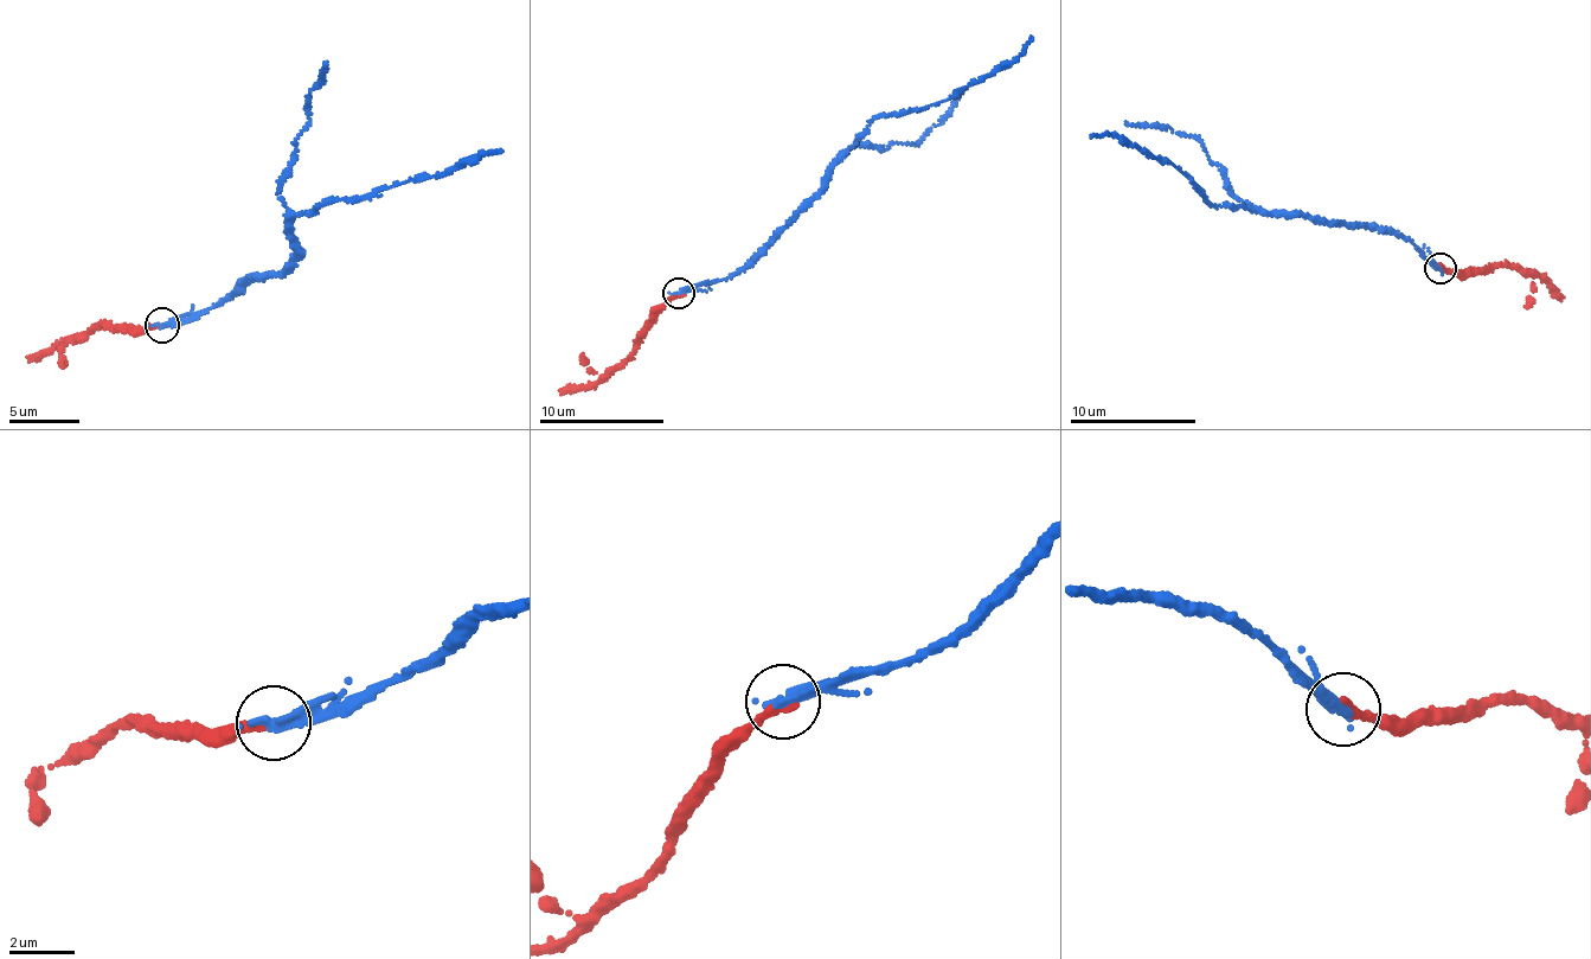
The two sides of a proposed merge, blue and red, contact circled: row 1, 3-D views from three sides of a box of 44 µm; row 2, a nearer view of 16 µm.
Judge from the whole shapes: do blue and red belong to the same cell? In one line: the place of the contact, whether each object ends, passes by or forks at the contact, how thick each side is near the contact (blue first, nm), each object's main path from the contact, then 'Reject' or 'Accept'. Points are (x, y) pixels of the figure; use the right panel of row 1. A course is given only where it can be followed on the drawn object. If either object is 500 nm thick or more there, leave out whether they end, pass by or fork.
Place: (1441, 268). At the ring blue ends. At the ring red ends. Thickness 440 nm (blue) against 280 nm. Course of blue: (1441, 267), (1398, 234), (1232, 204), (1216, 206), (1165, 158), (1115, 132), (1090, 138). Course of red: (1442, 268), (1462, 279), (1507, 264), (1539, 276), (1560, 300). Accept

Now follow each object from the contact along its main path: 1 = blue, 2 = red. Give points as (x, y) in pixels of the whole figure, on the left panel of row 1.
1: (164, 324), (232, 299), (248, 280), (289, 269), (295, 217), (500, 153)
2: (160, 325), (133, 334), (98, 326), (29, 362)

